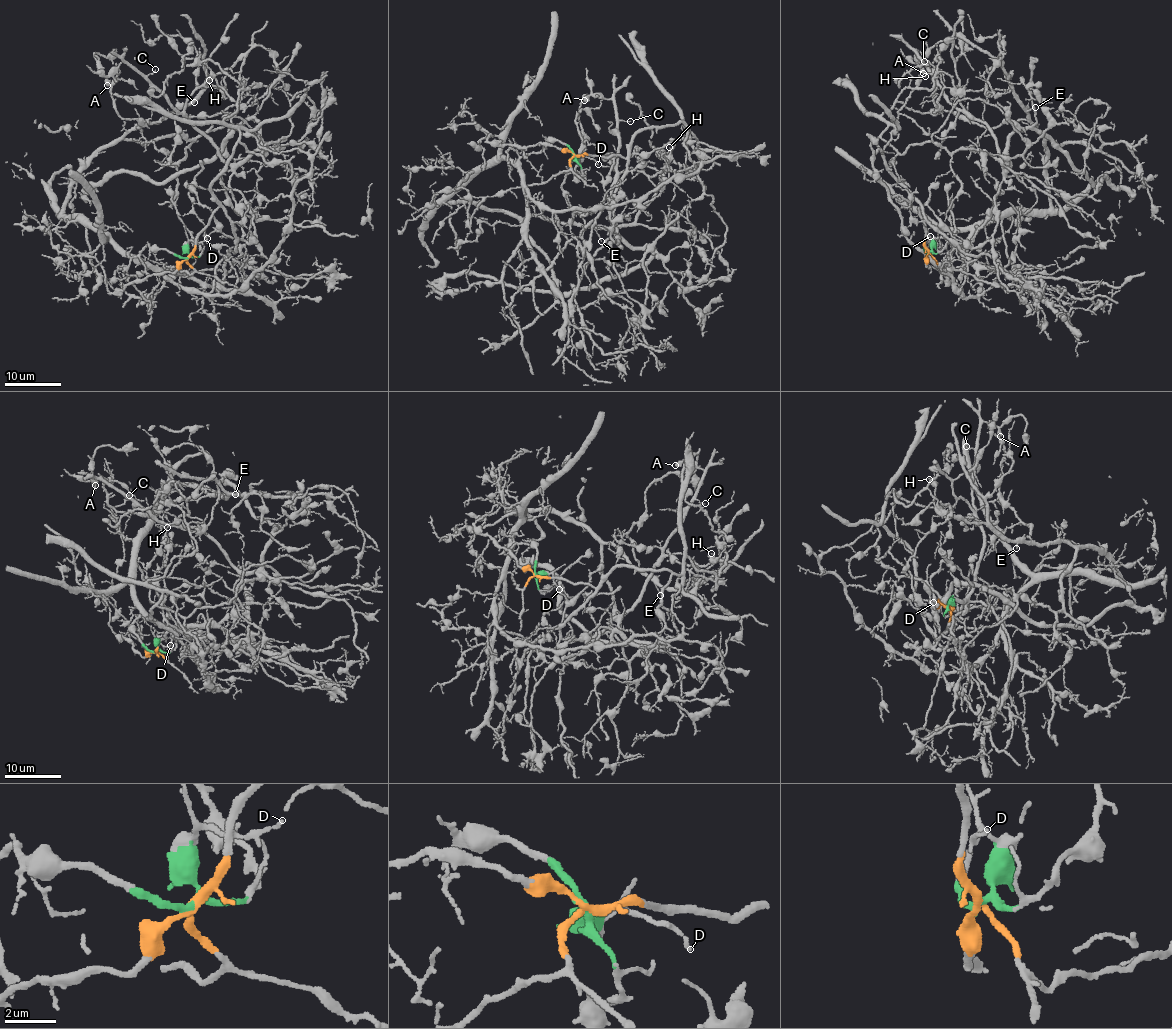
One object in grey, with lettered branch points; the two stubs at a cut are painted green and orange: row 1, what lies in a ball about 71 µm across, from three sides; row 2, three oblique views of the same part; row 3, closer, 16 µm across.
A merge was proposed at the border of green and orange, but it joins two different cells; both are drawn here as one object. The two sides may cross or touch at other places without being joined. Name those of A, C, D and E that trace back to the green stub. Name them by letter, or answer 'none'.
A, C, D, E

